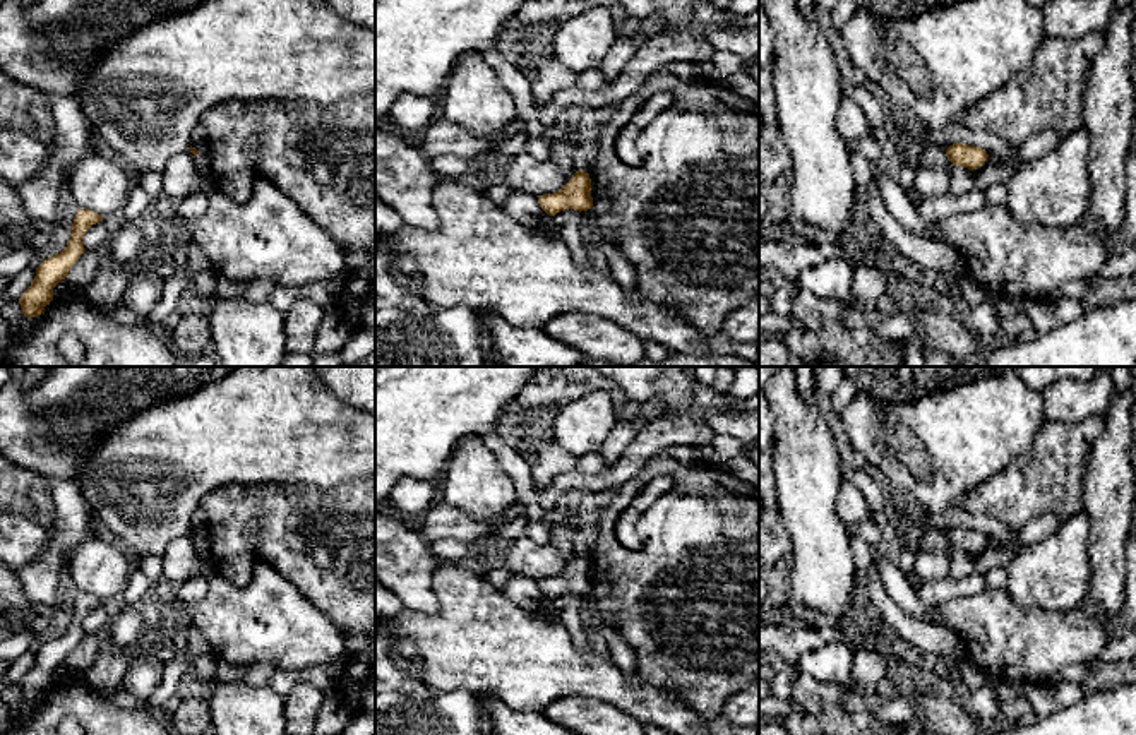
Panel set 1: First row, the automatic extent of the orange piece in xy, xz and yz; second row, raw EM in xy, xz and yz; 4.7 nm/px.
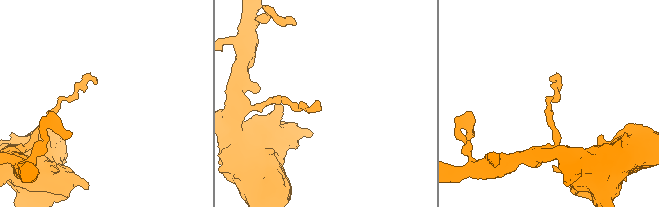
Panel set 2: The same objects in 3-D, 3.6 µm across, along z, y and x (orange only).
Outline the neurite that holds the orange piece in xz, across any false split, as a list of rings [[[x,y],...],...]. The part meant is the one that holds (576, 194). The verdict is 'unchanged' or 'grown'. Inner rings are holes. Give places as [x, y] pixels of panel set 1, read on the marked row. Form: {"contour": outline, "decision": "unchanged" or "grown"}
{"contour": [[[577,170],[572,178],[557,192],[538,197],[540,207],[555,216],[560,211],[588,211],[593,207],[589,173]]], "decision": "unchanged"}

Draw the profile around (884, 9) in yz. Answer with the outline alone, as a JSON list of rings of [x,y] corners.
[[[855,0],[857,7],[865,9],[869,14],[888,19],[906,19],[924,12],[944,9],[961,0]]]

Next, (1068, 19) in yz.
[[[1052,0],[1042,7],[1045,38],[1067,41],[1103,33],[1114,0]]]

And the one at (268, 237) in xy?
[[[260,176],[254,182],[252,195],[242,204],[214,190],[207,195],[206,212],[187,219],[187,228],[192,243],[199,245],[211,260],[207,281],[224,276],[243,283],[272,279],[278,286],[302,286],[324,279],[339,281],[346,267],[346,254],[334,238]]]

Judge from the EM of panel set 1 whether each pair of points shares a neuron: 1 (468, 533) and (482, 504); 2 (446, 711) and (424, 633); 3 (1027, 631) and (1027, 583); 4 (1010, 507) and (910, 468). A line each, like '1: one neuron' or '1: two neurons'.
1: two neurons
2: two neurons
3: two neurons
4: two neurons

